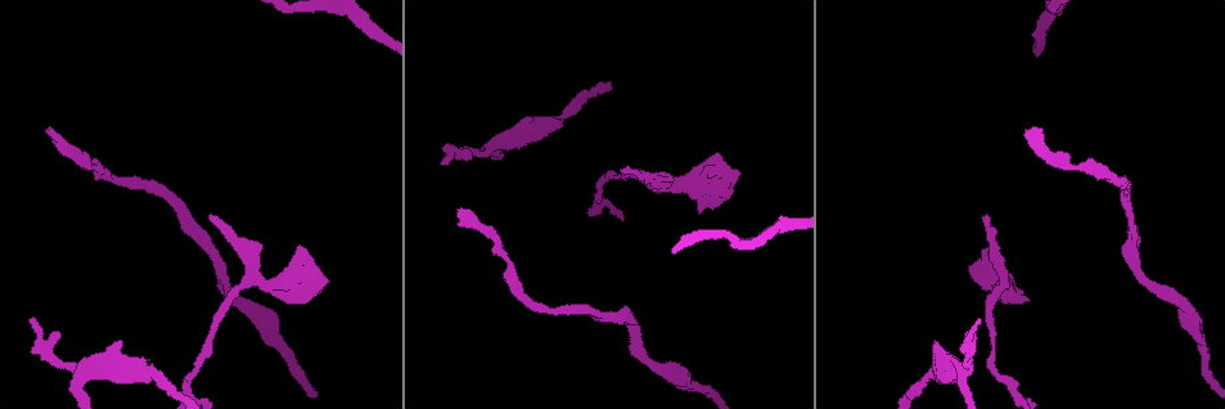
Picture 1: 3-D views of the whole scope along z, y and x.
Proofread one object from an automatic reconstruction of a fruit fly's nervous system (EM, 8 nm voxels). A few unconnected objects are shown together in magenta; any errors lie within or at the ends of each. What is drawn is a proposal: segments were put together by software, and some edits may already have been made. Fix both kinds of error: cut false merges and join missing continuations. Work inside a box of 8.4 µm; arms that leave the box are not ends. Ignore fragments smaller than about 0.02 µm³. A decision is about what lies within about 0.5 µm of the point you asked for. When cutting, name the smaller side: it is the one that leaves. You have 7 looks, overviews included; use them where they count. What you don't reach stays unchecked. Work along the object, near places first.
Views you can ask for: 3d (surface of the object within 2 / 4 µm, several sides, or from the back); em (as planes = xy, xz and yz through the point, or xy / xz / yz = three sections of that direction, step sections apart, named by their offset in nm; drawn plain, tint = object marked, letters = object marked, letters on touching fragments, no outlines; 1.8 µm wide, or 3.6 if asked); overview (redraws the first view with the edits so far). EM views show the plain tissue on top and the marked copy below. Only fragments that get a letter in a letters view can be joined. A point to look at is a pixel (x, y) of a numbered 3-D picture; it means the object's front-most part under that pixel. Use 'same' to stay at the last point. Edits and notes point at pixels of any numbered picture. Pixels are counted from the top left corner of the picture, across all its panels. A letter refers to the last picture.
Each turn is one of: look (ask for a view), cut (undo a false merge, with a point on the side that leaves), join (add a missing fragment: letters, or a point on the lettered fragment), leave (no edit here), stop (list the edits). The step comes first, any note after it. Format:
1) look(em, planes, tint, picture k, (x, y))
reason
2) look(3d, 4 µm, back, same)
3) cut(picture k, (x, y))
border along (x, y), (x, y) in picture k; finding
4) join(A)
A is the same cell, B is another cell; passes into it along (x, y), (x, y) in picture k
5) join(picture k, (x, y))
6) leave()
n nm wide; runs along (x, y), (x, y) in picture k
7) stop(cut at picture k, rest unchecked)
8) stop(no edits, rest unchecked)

look(3d, 2 µm, picture 1, (970, 269))
branch stops here

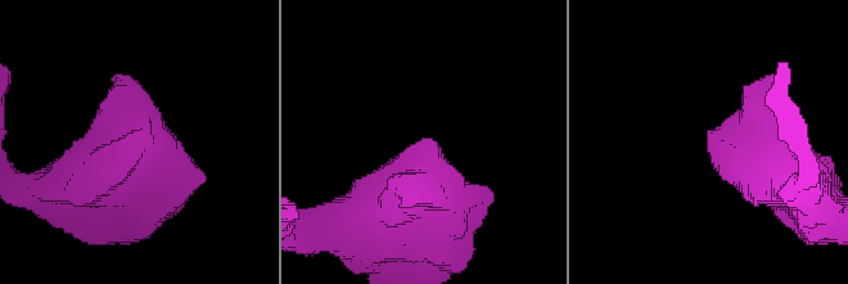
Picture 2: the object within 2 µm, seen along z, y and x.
look(em, xy, step 8, tint, picture 2, (425, 138))

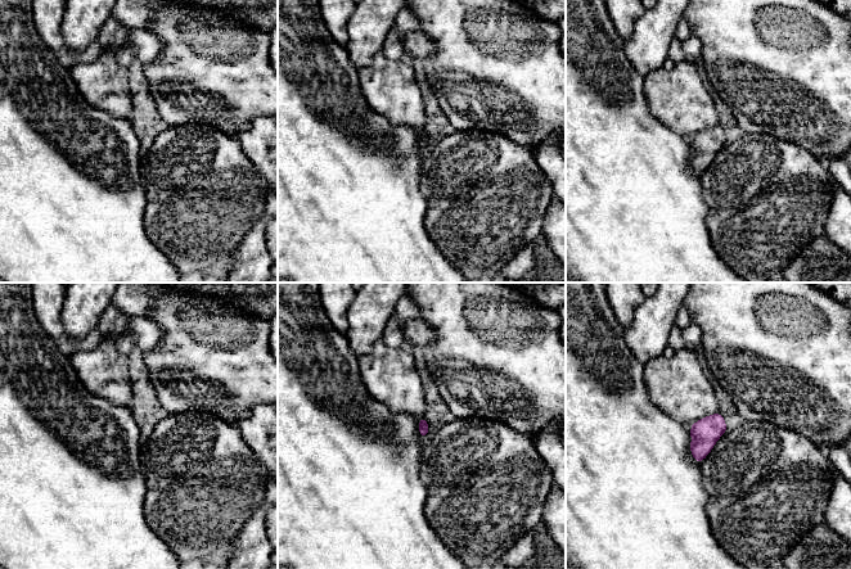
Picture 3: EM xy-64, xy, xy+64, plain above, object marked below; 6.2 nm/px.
look(em, planes, letters, same)

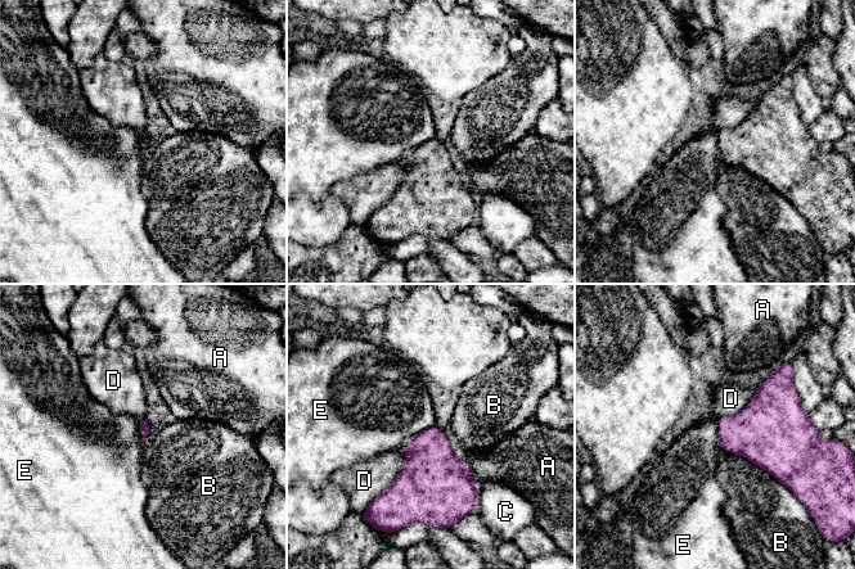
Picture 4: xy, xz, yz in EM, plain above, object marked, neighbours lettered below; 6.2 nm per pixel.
leave()
B touches over 500 nm; A, B, C, D and E are other cells; none of them fits

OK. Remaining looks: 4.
look(em, xz, step 4, letters, picture 1, (622, 169))
branch stops here

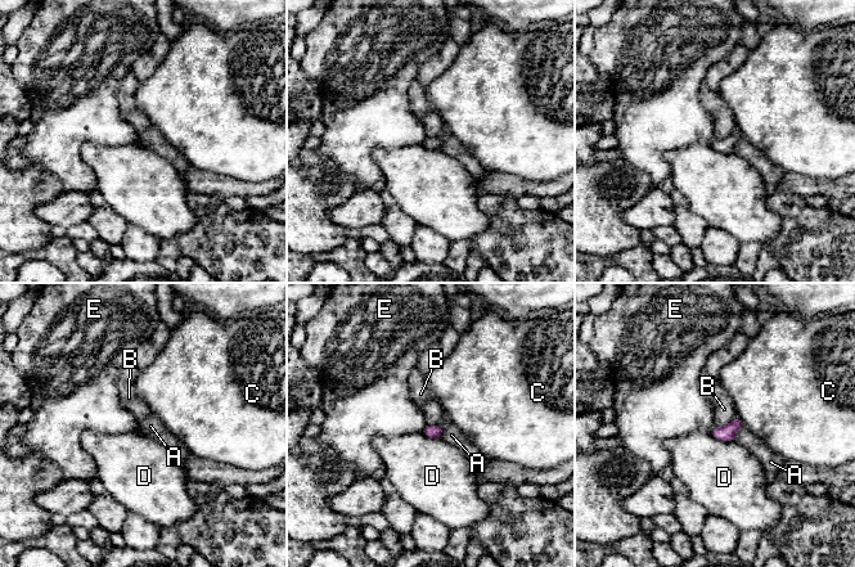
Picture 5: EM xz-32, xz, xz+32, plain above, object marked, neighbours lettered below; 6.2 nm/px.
leave()
A, B, C, D and E are other cells; border along (736, 417), (728, 423), (715, 427) in picture 5; no lettered fragment goes on from it

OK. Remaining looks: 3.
look(em, planes, letters, picture 1, (120, 342))
free end

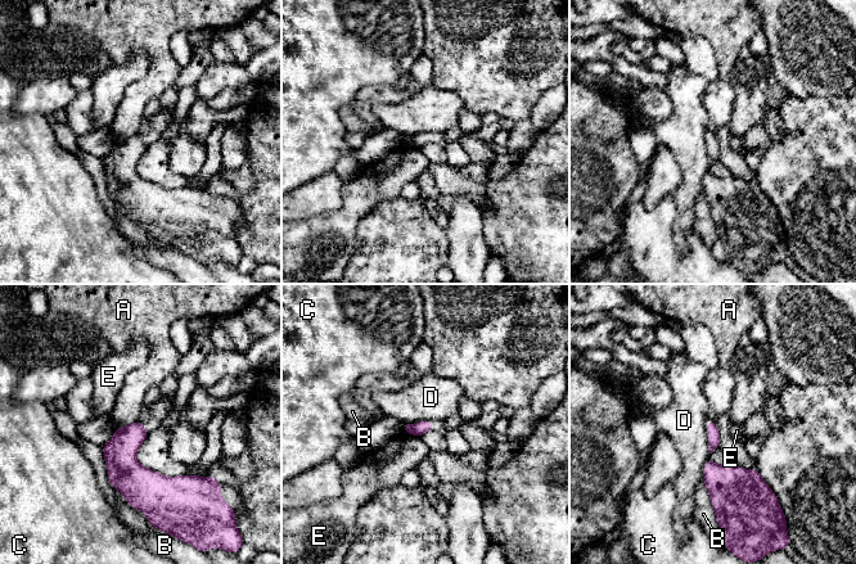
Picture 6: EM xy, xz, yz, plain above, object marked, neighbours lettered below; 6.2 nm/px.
leave()
A, B, C, D and E are other cells; border along (136, 420), (116, 428) in picture 6; no lettered fragment goes on from it

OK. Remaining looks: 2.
stop(no edits, rest unchecked)

